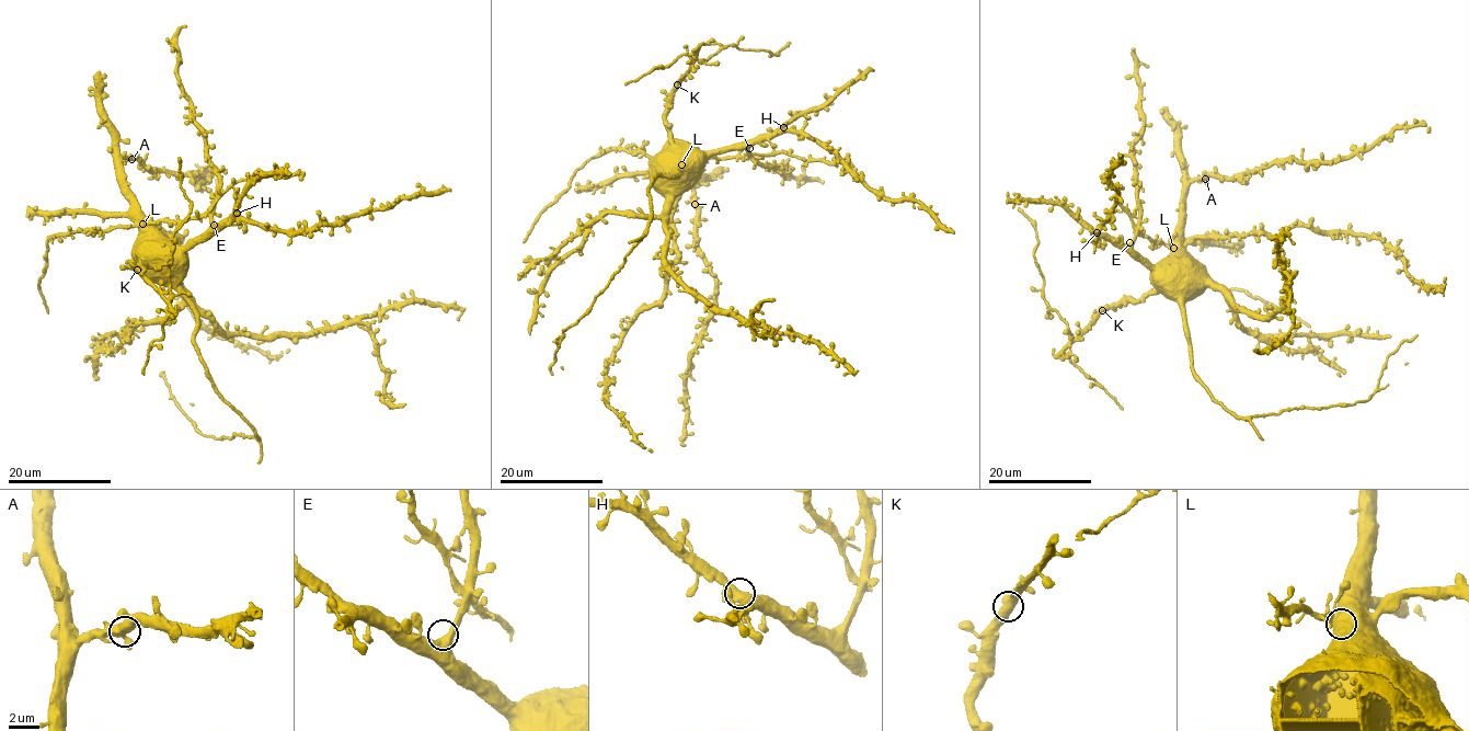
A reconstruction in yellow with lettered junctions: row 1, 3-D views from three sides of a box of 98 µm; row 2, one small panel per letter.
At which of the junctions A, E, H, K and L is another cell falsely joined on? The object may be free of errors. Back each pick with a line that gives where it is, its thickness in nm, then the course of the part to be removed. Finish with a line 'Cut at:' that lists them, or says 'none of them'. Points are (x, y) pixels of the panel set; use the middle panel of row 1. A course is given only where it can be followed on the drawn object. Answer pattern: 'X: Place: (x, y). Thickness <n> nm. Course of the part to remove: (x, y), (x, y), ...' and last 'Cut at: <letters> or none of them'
L: Place: (681, 164). Thickness 800 nm. Course of the part to remove: (680, 163), (622, 149), (598, 152), (575, 171), (567, 191), (540, 214), (524, 241)
Cut at: L

